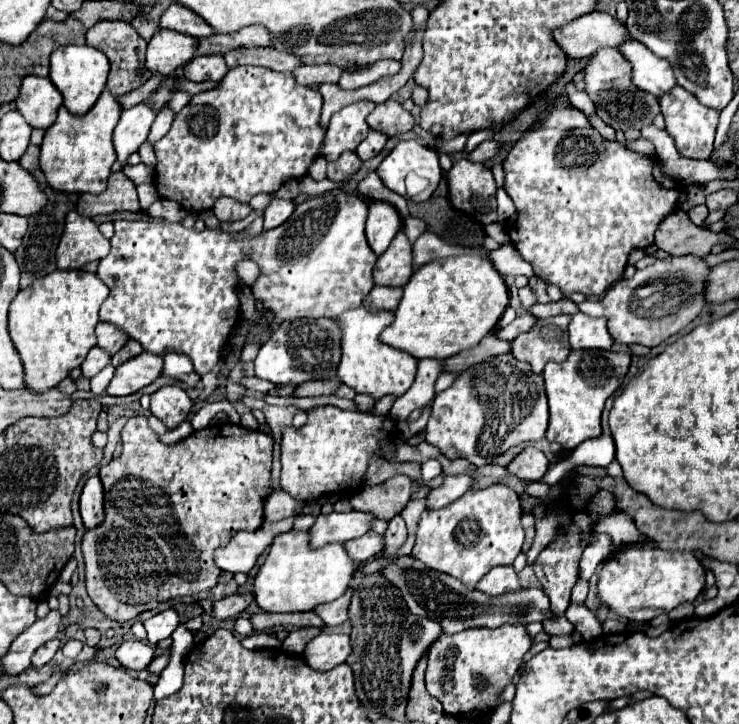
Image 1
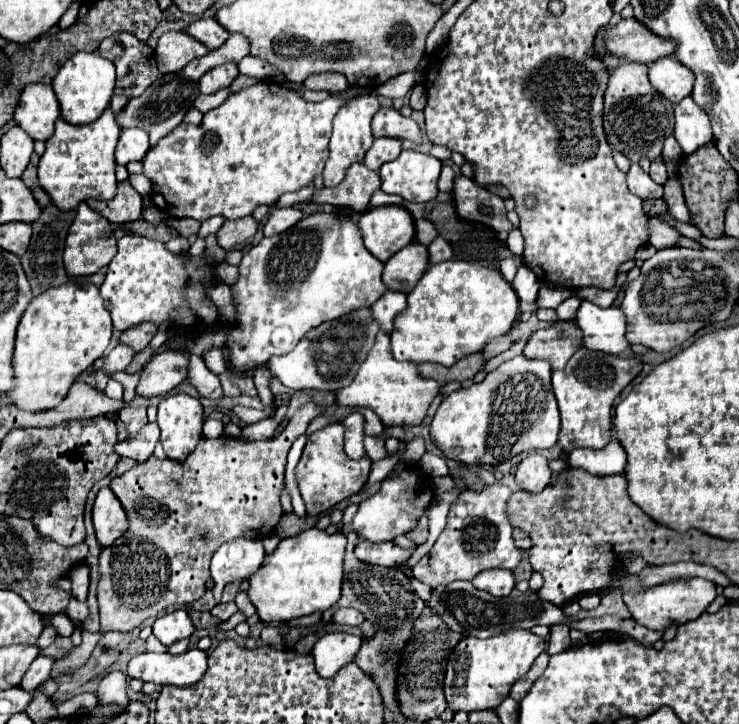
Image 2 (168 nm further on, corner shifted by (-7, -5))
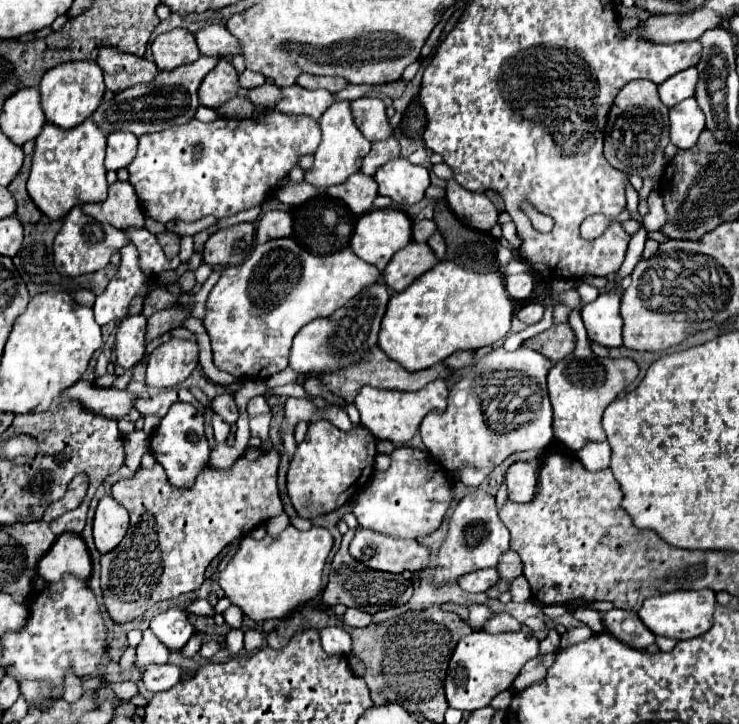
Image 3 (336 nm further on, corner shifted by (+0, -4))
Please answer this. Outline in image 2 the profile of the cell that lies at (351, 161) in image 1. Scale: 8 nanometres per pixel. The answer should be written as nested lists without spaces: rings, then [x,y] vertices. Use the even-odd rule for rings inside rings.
[[[354,163],[340,185],[328,189],[316,189],[312,203],[328,203],[350,207],[358,213],[364,213],[370,207],[370,197],[380,189],[380,177],[376,171],[370,171],[364,163]]]

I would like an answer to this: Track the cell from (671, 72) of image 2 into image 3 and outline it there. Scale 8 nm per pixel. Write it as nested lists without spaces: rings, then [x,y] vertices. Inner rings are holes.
[[[689,68],[689,70],[677,72],[675,76],[671,76],[665,82],[659,84],[661,102],[671,108],[671,106],[679,104],[681,100],[693,96],[695,82],[697,82],[697,68]]]

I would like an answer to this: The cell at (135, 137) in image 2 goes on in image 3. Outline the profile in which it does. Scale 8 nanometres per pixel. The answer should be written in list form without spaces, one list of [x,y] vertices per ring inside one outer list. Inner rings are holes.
[[[111,132],[107,136],[107,156],[105,166],[107,170],[127,168],[137,154],[137,136],[131,132]]]

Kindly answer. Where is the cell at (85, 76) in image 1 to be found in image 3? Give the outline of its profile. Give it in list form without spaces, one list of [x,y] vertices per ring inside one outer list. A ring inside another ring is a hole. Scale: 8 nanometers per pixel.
[[[95,60],[65,62],[45,72],[39,84],[39,92],[41,92],[41,104],[43,104],[47,122],[53,122],[55,126],[67,130],[67,128],[81,124],[85,118],[89,118],[101,104],[101,98],[105,92],[103,72]]]

